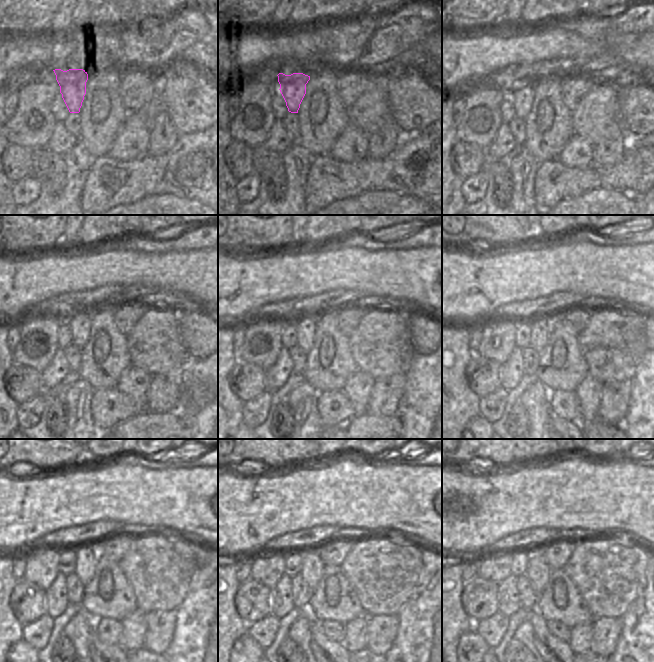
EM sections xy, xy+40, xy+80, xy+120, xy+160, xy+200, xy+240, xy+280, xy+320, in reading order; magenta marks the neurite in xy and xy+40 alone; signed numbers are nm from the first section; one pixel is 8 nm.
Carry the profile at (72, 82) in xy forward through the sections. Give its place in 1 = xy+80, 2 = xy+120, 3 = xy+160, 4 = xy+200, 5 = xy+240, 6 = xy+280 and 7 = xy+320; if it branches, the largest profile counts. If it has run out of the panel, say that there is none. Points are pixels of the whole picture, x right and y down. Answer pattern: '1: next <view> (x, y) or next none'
1: next xy+80 (522, 96)
2: next xy+120 (79, 323)
3: next xy+160 (305, 327)
4: next xy+200 (534, 334)
5: next xy+240 (86, 556)
6: next xy+280 (312, 569)
7: next xy+320 (537, 570)

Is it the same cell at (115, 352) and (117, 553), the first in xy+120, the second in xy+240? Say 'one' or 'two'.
two

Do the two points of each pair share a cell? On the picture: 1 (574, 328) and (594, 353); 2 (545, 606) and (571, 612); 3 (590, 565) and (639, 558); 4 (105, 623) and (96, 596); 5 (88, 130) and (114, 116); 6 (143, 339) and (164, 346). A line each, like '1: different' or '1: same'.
1: different
2: same
3: same
4: different
5: same
6: same

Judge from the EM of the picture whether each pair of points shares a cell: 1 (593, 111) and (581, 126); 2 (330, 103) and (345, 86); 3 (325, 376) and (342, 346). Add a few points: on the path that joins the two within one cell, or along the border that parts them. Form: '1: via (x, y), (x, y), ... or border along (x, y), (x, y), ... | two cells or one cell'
1: via (592, 115), (585, 122) | one cell
2: border along (339, 73), (338, 95), (341, 103), (347, 109) | two cells
3: via (330, 369), (337, 353) | one cell

